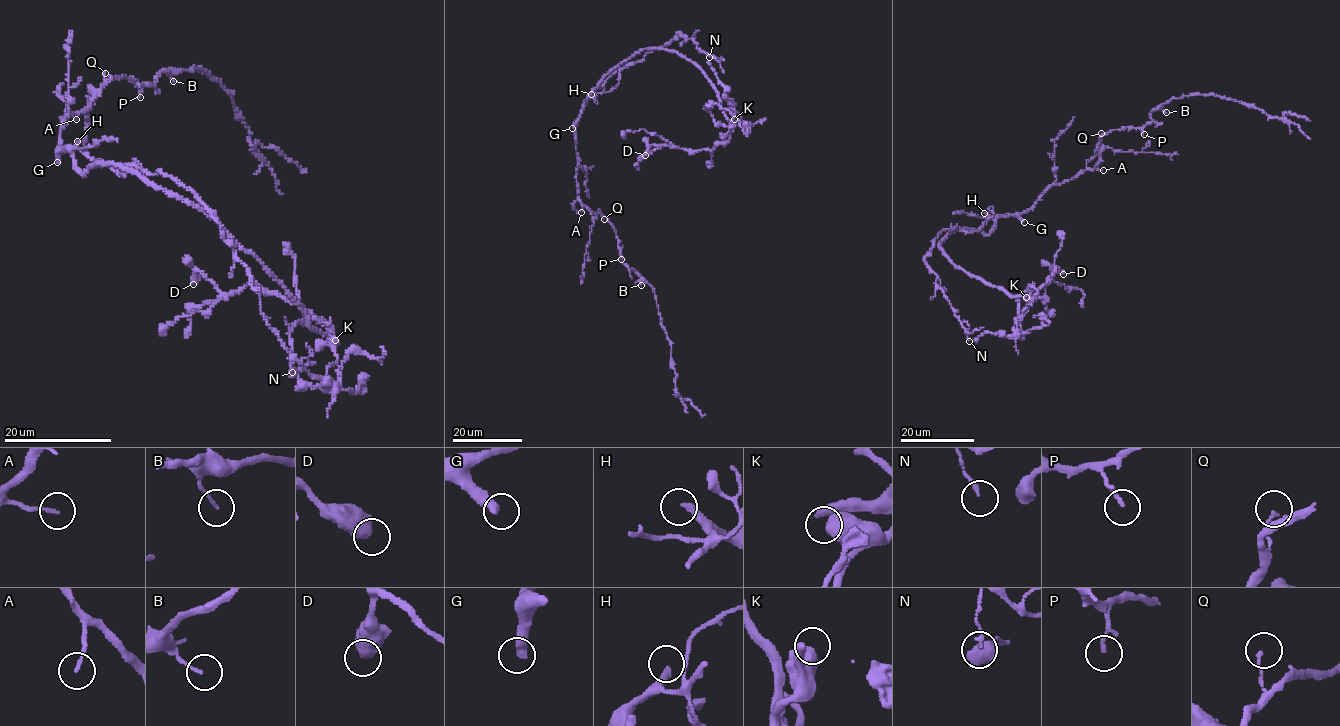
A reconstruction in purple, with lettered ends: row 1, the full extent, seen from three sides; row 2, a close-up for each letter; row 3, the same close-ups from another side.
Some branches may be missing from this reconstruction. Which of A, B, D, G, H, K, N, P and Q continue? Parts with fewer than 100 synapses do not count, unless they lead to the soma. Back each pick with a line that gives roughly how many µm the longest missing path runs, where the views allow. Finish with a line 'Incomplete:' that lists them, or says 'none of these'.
G: Missing length about 130 µm
H: Missing length about 60 µm
Incomplete: G, H

